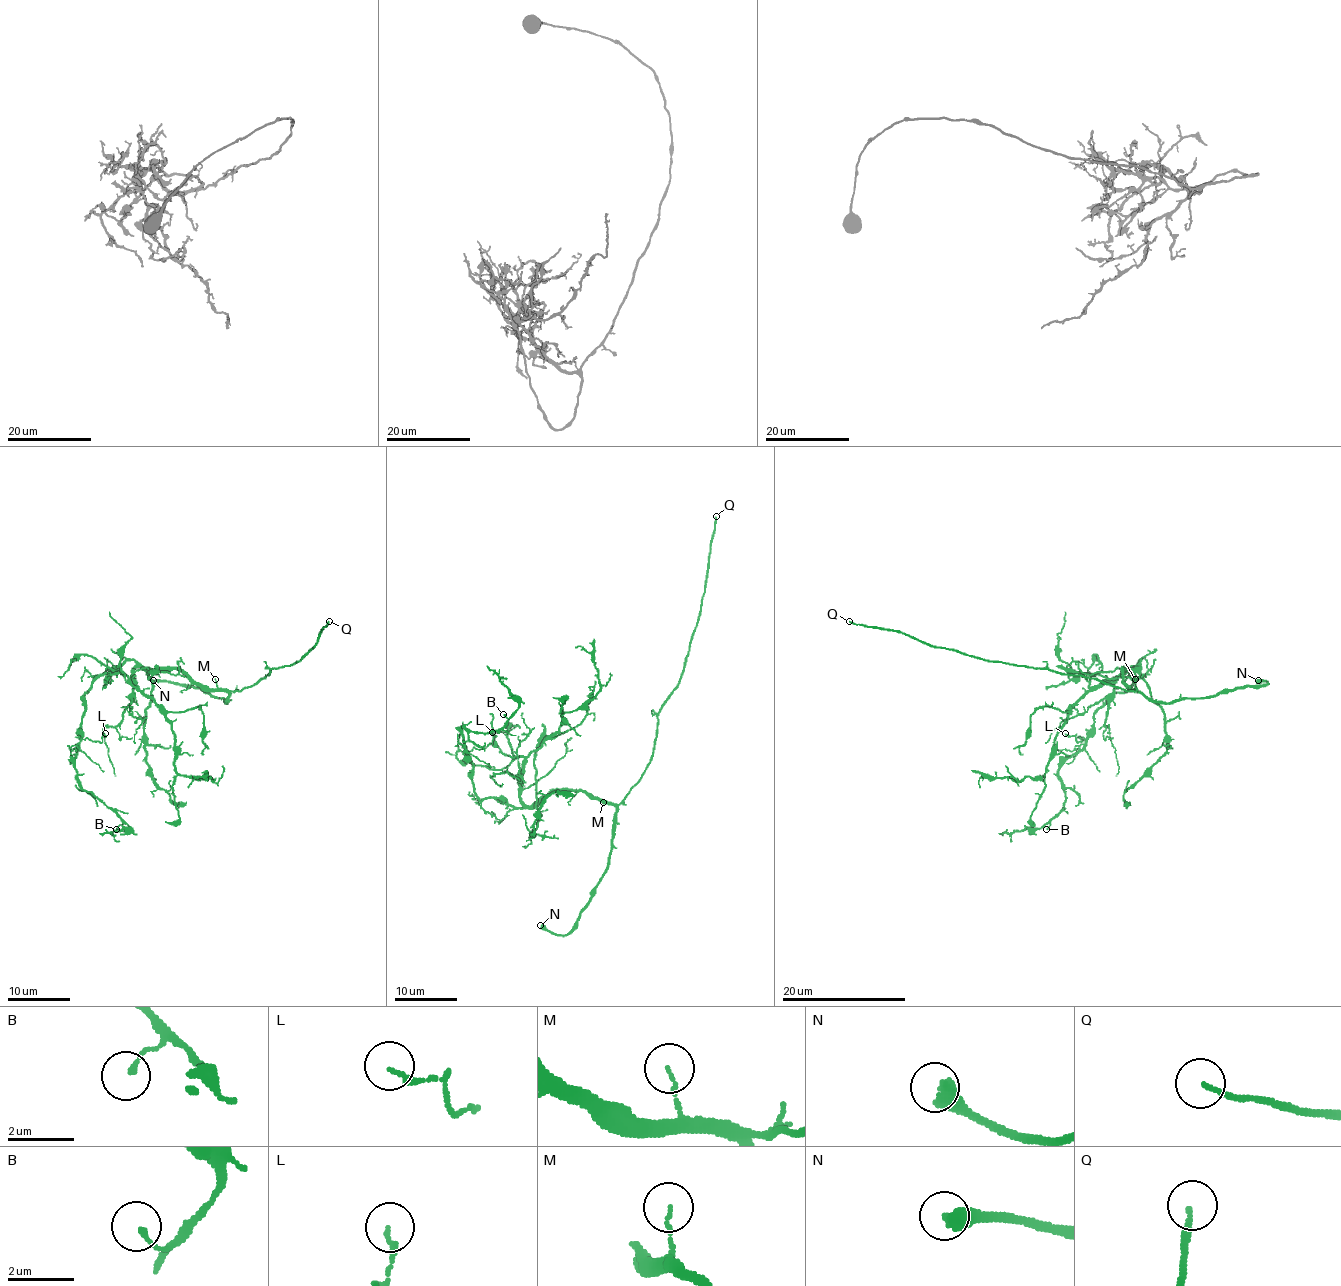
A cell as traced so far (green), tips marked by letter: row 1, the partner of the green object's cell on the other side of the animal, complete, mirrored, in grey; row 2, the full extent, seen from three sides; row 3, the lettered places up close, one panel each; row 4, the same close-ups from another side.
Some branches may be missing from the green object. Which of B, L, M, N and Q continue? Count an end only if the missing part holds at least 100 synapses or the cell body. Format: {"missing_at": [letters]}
{"missing_at": ["N", "Q"]}

